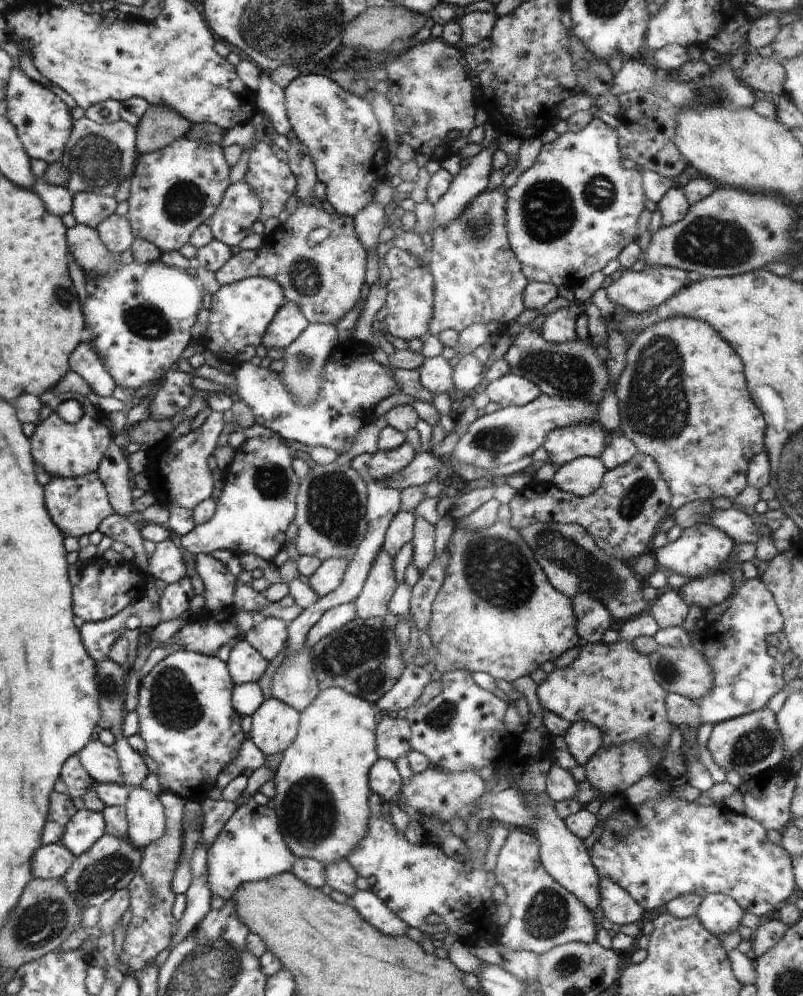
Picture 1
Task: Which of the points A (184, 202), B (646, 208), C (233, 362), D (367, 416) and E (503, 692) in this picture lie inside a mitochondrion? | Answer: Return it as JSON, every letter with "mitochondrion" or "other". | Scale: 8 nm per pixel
{"A":"mitochondrion","B":"other","C":"other","D":"other","E":"other"}

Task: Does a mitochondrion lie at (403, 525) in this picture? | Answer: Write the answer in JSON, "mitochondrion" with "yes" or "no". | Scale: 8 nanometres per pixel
{"mitochondrion":"no"}

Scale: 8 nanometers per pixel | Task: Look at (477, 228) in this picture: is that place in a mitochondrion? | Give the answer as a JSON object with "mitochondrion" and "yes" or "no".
{"mitochondrion":"yes"}

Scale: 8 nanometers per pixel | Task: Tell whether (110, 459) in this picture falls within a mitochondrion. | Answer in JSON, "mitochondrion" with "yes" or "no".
{"mitochondrion":"no"}

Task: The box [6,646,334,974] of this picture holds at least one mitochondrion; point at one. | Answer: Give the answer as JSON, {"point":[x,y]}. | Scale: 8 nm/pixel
{"point":[173,701]}

